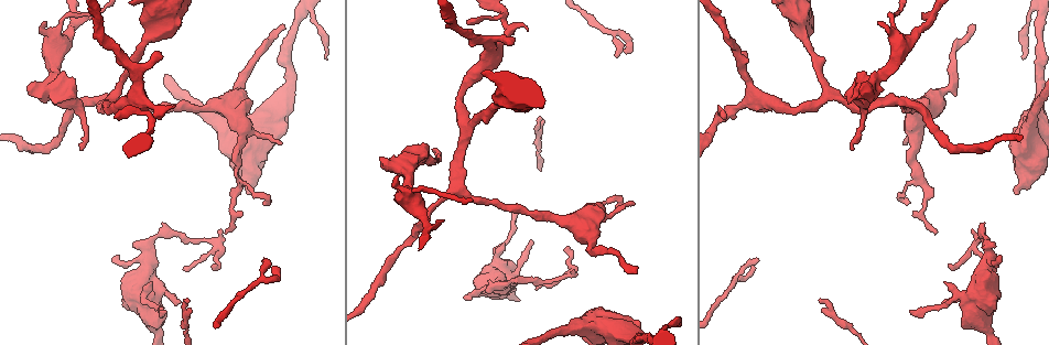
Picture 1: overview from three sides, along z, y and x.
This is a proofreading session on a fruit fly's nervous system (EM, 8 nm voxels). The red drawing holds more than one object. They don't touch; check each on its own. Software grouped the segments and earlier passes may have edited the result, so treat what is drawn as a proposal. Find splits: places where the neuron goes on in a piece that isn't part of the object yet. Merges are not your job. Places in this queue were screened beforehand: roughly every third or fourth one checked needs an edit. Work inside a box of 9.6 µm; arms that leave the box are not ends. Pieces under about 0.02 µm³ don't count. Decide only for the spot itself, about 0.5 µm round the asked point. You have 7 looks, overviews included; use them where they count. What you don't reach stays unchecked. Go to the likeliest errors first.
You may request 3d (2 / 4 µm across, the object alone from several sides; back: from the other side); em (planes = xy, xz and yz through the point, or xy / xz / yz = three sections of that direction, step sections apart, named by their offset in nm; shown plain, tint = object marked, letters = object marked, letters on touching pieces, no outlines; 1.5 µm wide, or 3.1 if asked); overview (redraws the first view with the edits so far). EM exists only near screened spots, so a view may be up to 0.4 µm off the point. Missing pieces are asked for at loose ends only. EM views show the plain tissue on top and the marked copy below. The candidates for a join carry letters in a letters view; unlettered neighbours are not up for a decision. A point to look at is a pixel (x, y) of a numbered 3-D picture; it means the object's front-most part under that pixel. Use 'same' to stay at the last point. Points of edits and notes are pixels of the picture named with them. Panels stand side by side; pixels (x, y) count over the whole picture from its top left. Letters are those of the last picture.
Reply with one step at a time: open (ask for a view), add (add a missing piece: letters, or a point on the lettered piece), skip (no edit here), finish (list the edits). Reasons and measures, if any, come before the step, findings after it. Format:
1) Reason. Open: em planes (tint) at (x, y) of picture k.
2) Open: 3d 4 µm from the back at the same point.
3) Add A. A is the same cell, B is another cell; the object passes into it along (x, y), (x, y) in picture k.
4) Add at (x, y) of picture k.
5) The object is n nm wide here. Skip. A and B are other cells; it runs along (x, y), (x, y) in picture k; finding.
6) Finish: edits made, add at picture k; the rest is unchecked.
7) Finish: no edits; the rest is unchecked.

Free end. Open: em planes (letters) at (327, 60) of picture 1.

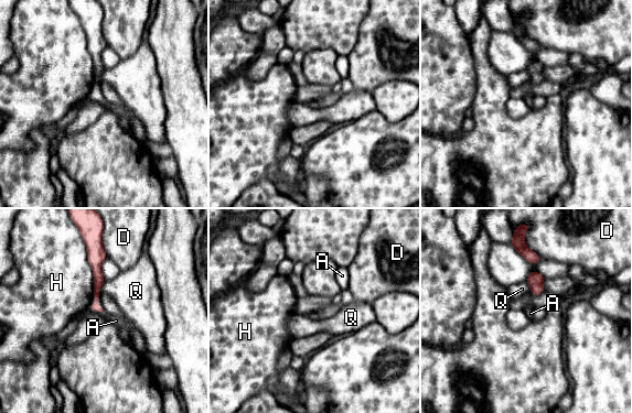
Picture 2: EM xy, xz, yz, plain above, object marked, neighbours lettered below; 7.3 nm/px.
Skip. A, D, H and Q are other cells; a border runs along (93, 296), (90, 307), (103, 312) in picture 2; no lettered piece goes on from it.

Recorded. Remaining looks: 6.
Thick end. Open: em planes (letters) at (1017, 194) of picture 1.

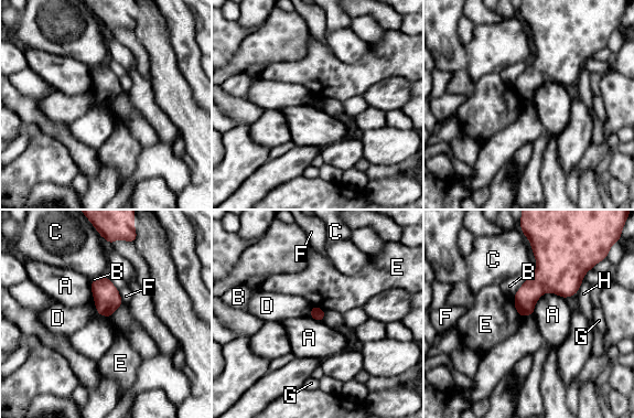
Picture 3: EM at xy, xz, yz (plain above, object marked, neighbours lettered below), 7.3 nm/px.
The longest contact is with A, 280 nm. Skip. A, B, C, D, E, F, G and H are other cells; a border runs along (565, 298), (545, 292), (532, 314) in picture 3; no lettered piece goes on from it.

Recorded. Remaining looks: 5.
Tapers out. Open: 3d 2 µm at (282, 26) of picture 1.

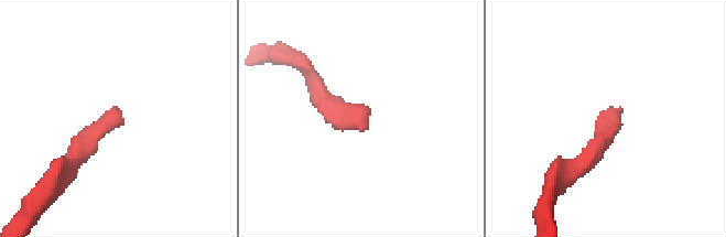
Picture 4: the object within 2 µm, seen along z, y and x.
Now the EM. Open: em xz step 8 (tint) at (363, 128) of picture 4.

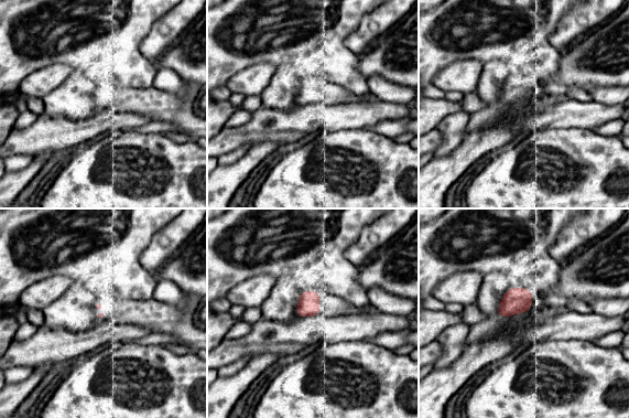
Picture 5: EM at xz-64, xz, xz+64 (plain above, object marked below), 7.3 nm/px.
What lies round it. Open: em xz step 8 (letters) at the same point.

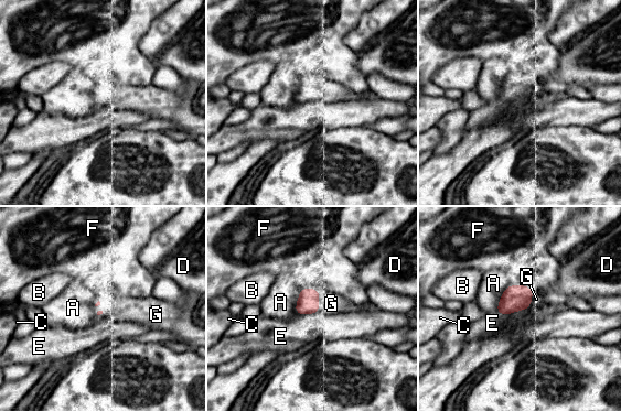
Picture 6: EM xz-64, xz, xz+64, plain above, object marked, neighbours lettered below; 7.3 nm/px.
Add G. G is the same cell, A, B, C, D, E and F are other cells; it goes on there.

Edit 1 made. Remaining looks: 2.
Finish: edits made, add at picture 6; the rest is unchecked.

